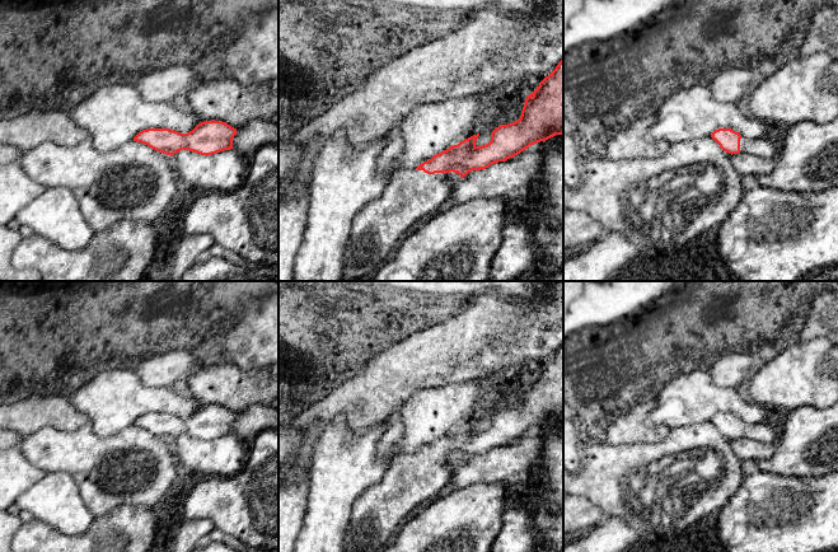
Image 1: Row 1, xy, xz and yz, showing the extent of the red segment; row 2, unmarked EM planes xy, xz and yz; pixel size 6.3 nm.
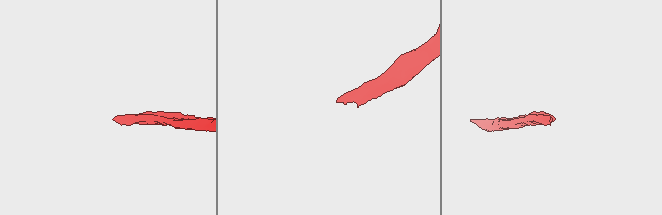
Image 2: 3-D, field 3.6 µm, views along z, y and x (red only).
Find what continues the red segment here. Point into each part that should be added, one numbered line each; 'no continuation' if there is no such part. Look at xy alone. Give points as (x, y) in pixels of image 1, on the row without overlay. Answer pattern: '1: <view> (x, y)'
no continuation

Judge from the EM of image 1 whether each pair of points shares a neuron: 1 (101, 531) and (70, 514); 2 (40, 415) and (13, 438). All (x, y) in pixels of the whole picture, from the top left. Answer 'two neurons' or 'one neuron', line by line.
1: two neurons
2: two neurons

